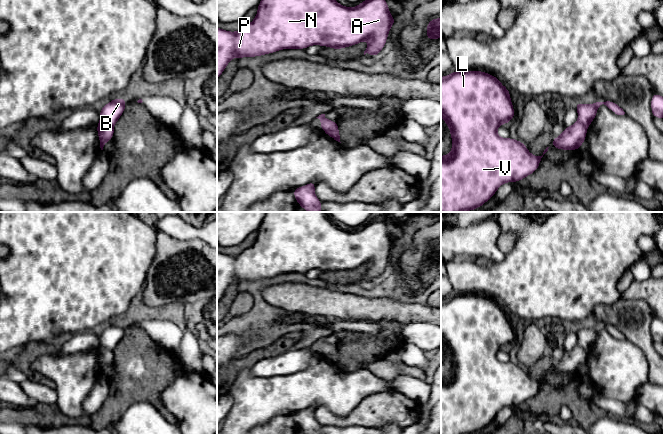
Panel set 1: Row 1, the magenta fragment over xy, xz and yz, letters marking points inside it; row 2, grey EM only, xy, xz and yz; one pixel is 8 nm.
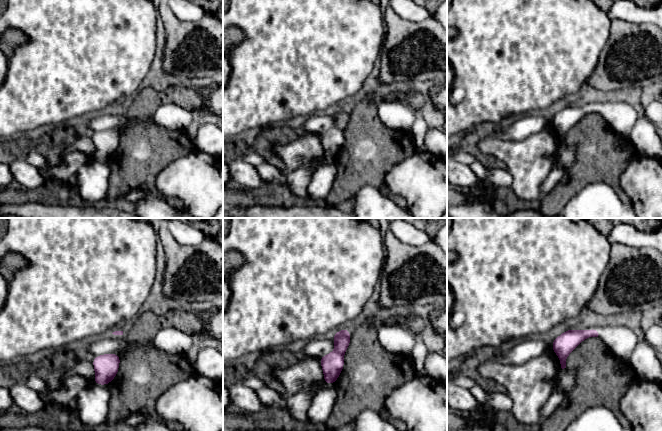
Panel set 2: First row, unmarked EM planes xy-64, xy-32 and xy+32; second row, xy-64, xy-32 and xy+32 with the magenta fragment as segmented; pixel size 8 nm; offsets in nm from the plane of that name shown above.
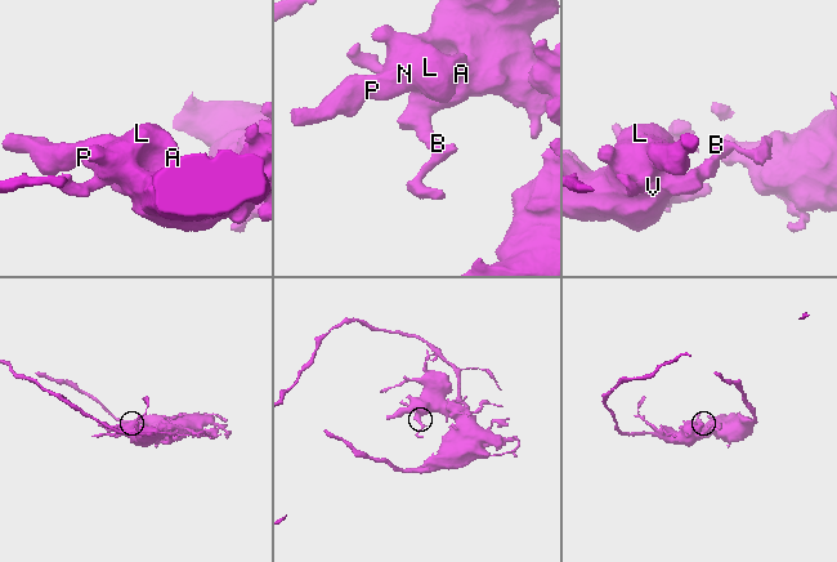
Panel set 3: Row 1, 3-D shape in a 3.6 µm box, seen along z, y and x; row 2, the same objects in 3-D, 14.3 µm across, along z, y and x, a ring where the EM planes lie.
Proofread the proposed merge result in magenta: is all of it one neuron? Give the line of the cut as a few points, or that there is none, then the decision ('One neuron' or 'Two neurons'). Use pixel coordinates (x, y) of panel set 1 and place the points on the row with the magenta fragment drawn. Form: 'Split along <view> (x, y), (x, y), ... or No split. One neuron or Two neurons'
No split. One neuron

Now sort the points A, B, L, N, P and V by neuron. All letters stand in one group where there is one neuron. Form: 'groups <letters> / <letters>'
groups A B L N P V

